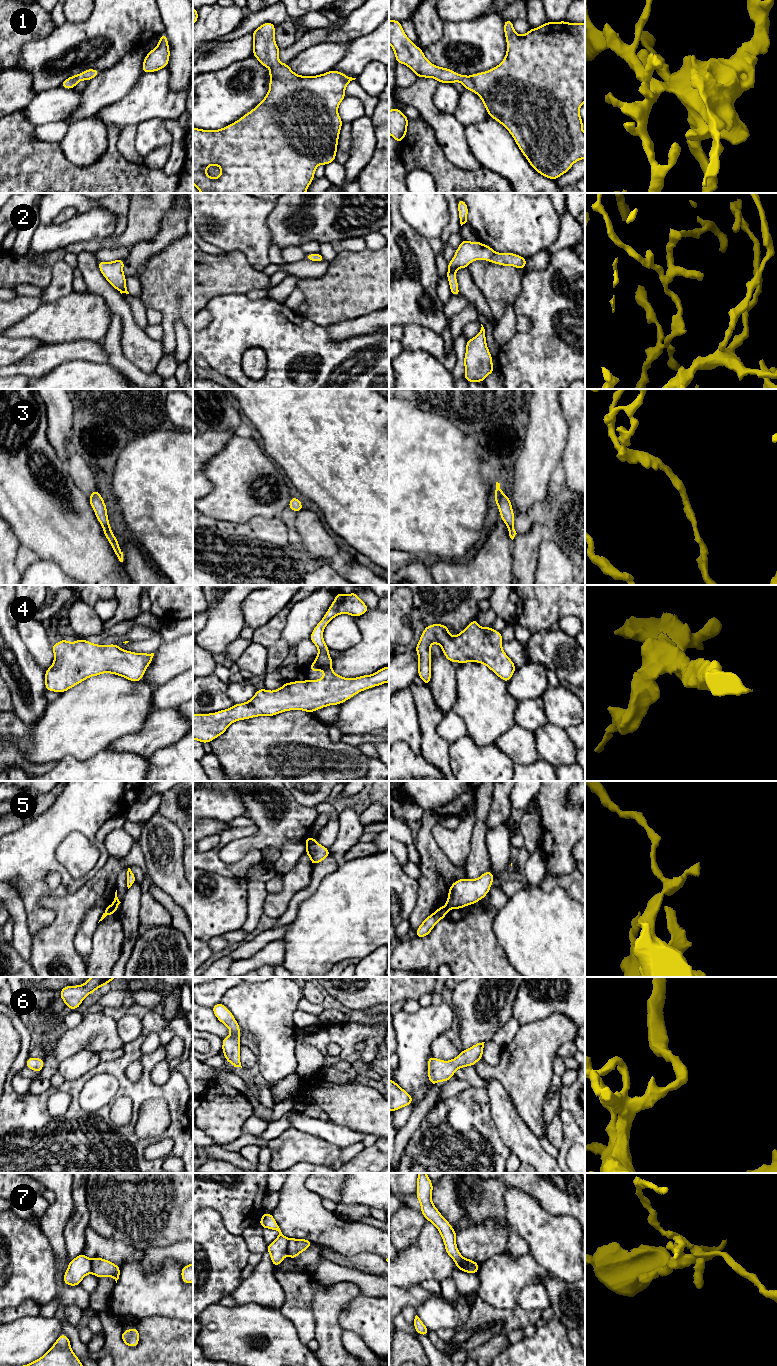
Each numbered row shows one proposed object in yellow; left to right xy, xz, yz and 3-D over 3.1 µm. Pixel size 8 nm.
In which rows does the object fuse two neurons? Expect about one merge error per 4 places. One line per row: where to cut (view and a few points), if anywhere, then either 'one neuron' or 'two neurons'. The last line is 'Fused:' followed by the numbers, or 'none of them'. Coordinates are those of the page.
1: cut none; one neuron
2: cut none; one neuron
3: cut none; one neuron
4: cut none; one neuron
5: cut xy (112, 904), (116, 908); two neurons
6: cut none; one neuron
7: cut xz (289, 1239), (286, 1245), (286, 1253); two neurons
Fused: 5, 7

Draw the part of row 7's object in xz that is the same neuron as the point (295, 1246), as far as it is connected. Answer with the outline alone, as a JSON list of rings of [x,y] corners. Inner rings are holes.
[[[291,1238],[287,1245],[287,1254],[291,1259],[295,1259],[301,1252],[307,1250],[313,1243],[308,1239]]]

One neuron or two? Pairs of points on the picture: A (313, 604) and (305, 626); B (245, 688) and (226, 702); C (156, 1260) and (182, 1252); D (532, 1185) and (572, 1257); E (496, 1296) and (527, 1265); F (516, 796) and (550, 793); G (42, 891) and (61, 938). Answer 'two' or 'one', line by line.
A: one
B: two
C: one
D: two
E: one
F: two
G: two

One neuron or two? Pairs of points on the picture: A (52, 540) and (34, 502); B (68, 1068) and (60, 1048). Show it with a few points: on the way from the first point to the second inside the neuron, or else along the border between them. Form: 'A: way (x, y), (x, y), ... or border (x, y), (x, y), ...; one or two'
A: way (52, 531), (51, 527), (44, 520), (43, 511); one
B: border (86, 1050), (75, 1052), (60, 1062); two

